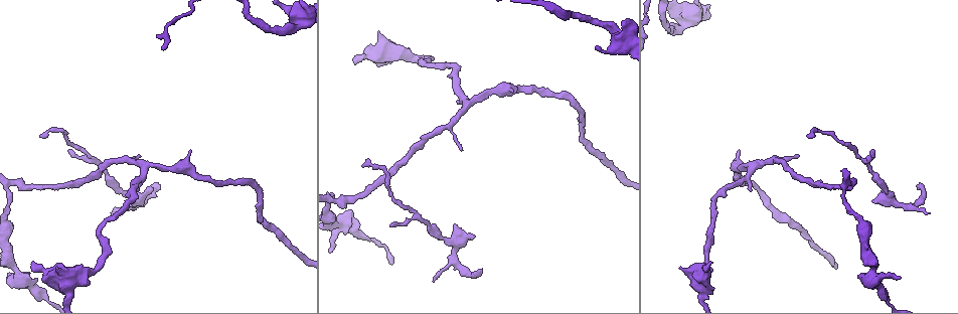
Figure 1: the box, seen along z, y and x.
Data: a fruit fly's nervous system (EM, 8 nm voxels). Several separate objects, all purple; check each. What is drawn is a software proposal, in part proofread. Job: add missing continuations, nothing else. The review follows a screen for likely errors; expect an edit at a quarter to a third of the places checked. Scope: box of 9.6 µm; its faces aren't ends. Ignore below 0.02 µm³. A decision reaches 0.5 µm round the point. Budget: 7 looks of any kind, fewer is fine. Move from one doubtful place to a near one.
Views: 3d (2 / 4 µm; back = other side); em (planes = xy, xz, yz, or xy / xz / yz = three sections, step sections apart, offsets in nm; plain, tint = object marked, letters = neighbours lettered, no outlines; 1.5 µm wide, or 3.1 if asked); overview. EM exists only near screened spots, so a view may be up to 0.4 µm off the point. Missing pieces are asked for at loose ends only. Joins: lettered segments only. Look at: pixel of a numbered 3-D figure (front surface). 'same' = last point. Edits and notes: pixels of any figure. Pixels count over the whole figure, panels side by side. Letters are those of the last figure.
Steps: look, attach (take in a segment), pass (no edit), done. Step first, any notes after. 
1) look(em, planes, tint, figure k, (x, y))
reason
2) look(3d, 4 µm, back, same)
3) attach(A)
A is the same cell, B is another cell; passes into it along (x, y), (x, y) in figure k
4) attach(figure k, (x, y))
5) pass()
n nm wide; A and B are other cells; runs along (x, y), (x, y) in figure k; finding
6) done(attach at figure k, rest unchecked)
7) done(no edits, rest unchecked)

look(3d, 2 µm, back, figure 1, (69, 151))
tapers out

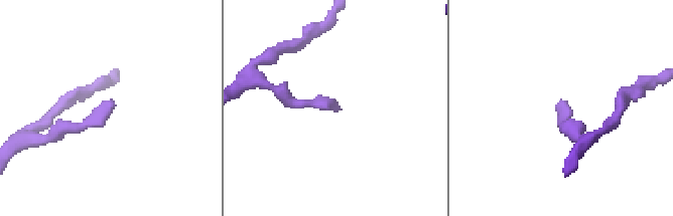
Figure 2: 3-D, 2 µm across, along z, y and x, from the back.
look(em, planes, plain, figure 2, (337, 110))

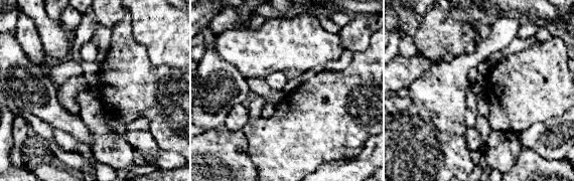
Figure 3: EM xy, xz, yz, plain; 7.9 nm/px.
look(em, planes, letters, same)

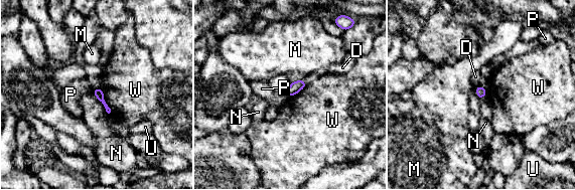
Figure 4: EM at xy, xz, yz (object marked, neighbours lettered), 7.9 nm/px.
pass()
70 nm wide; D, M, N, P, U and W are other cells; no lettered segment goes on from it

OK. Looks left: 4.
look(em, planes, plain, figure 1, (158, 184))
free end

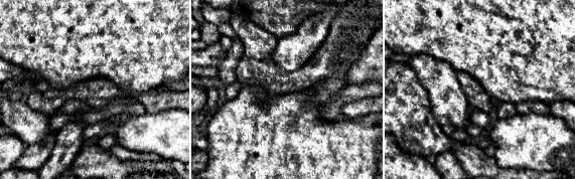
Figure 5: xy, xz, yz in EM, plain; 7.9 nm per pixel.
look(em, planes, letters, same)

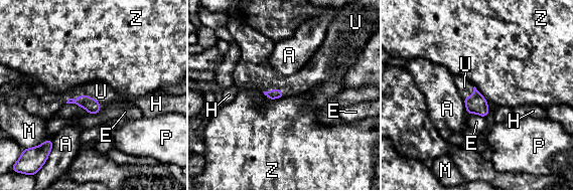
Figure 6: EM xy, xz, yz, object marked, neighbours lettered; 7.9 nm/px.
attach(U)
U is the same cell, A, E, H, M, P and Z are other cells; passes into it along (86, 102), (87, 96), (101, 91) in figure 6; it goes on there

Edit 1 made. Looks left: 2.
look(3d, 4 µm, figure 1, (356, 62))

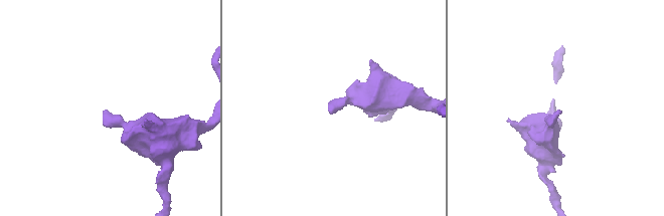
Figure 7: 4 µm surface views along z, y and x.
look(em, planes, letters, figure 7, (107, 110))
now the EM

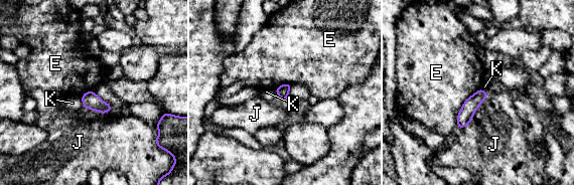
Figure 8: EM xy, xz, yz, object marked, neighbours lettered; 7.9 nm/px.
pass()
E, J and K are other cells; border along (479, 87), (461, 107), (457, 128) in figure 8; no lettered segment goes on from it

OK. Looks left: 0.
done(attach at figure 6, rest unchecked)

